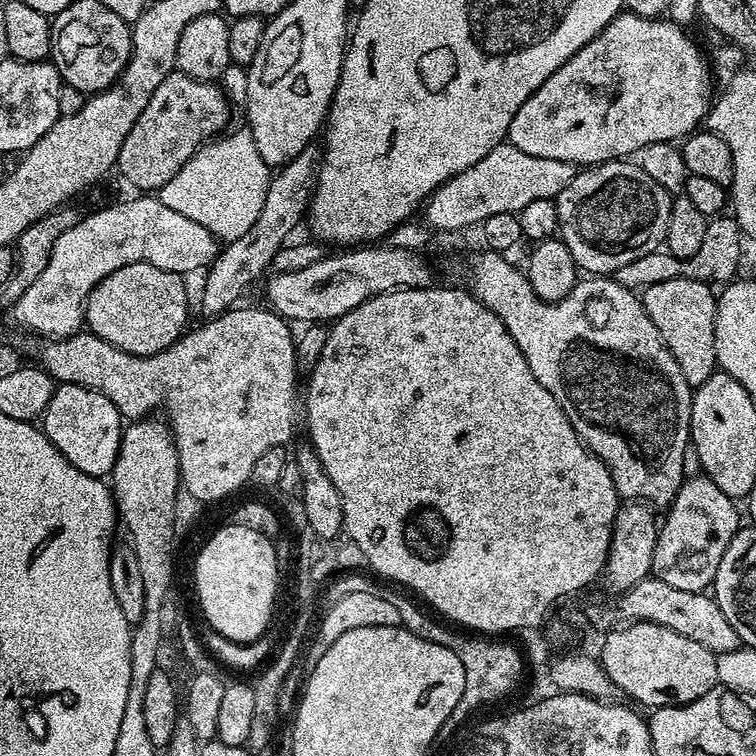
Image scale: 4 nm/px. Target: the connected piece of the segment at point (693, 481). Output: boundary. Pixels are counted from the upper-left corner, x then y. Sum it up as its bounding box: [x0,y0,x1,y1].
[651,474,742,591]

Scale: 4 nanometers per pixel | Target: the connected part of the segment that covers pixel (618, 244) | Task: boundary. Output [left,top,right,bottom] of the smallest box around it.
[555,159,673,274]

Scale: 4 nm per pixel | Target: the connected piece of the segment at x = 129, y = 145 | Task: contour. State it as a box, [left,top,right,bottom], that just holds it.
[116,70,230,190]

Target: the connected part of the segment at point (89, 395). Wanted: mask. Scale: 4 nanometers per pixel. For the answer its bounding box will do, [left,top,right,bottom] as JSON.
[42,383,125,478]

